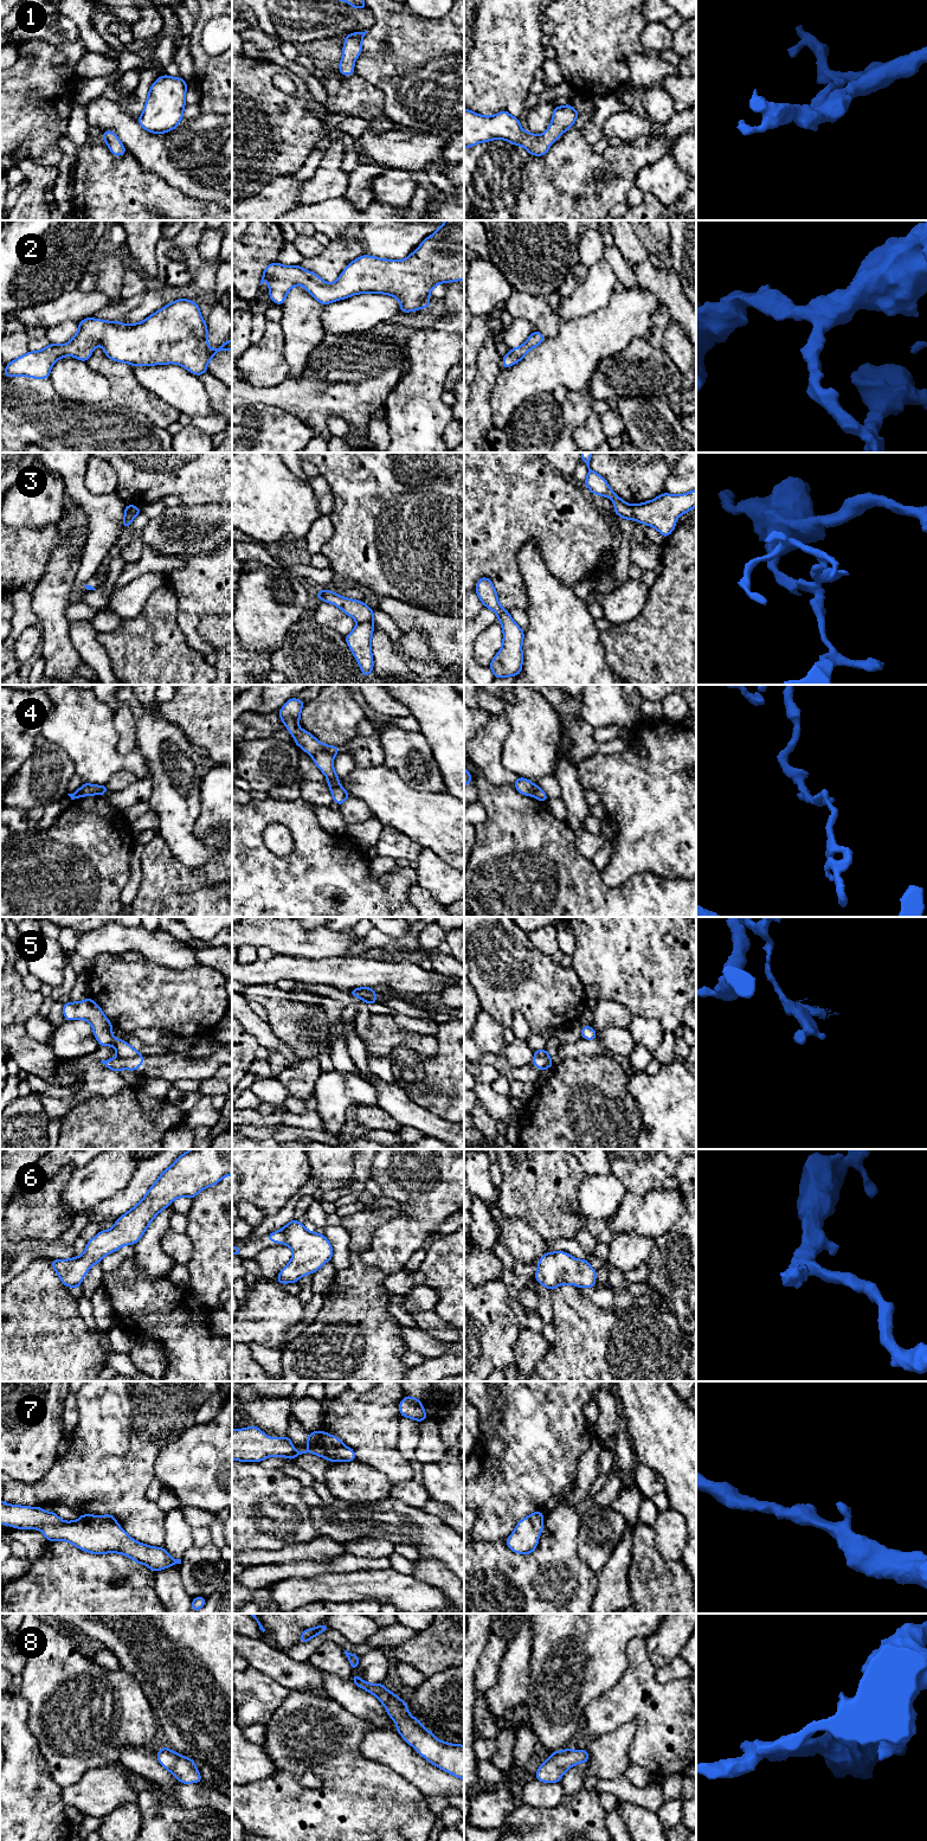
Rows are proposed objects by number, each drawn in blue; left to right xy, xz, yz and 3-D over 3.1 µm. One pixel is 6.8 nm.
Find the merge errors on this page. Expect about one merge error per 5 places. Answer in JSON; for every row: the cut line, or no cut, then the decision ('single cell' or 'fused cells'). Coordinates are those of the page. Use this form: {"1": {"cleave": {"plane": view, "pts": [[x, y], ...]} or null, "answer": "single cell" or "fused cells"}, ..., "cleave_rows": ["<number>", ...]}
{"1": {"cleave": null, "answer": "single cell"}, "2": {"cleave": null, "answer": "single cell"}, "3": {"cleave": {"plane": "xz", "pts": [[372, 620], [358, 623]]}, "answer": "fused cells"}, "4": {"cleave": {"plane": "xz", "pts": [[333, 755], [326, 751], [317, 751], [311, 756]]}, "answer": "fused cells"}, "5": {"cleave": {"plane": "xy", "pts": [[137, 1053], [132, 1057], [118, 1057]]}, "answer": "fused cells"}, "6": {"cleave": null, "answer": "single cell"}, "7": {"cleave": null, "answer": "single cell"}, "8": {"cleave": null, "answer": "single cell"}, "cleave_rows": ["3", "4", "5"]}

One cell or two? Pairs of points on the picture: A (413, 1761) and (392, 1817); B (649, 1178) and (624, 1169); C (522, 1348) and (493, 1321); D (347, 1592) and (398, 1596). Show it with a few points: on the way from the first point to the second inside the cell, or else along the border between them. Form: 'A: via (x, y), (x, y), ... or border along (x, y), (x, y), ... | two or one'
A: border along (382, 1764), (400, 1775), (425, 1796) | two
B: via (643, 1172), (641, 1169), (630, 1169) | one
C: border along (521, 1327), (514, 1347), (514, 1366) | two
D: via (360, 1590), (385, 1590) | one

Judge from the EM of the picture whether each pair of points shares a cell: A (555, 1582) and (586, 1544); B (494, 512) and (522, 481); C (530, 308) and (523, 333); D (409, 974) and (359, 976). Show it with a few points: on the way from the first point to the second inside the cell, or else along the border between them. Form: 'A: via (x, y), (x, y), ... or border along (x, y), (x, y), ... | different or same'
A: border along (578, 1527), (577, 1554), (596, 1573) | different
B: via (499, 505), (515, 488) | same
C: border along (514, 319), (527, 321), (536, 329) | different
D: via (397, 975), (371, 975) | same

